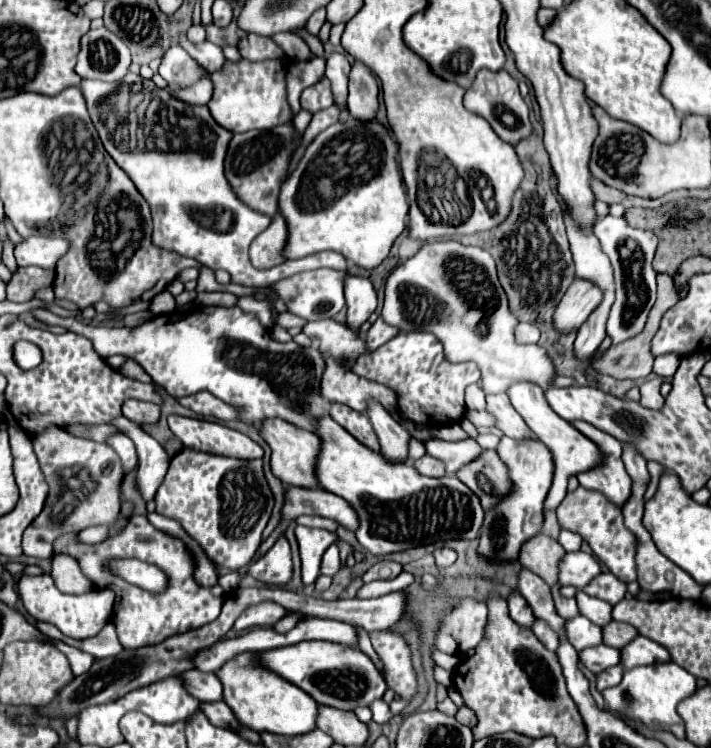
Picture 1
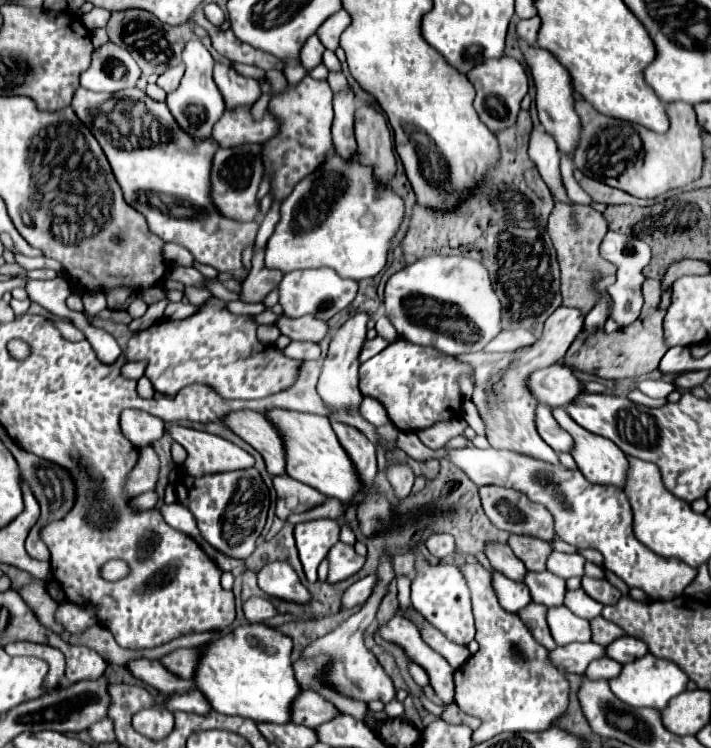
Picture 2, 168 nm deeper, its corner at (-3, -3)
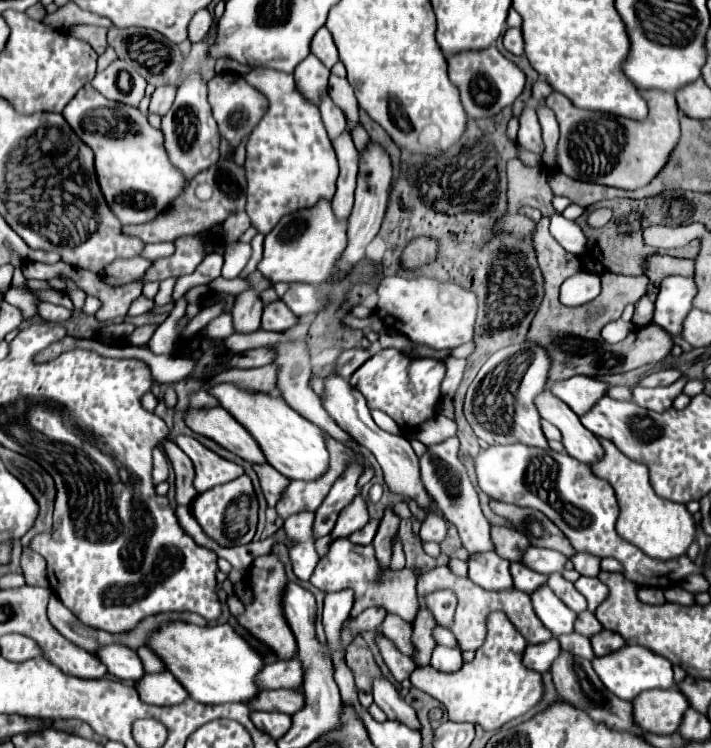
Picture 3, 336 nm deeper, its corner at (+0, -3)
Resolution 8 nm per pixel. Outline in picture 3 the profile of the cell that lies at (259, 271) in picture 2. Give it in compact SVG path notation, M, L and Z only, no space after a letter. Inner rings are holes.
M260 272L250 274L248 282L252 284L252 288L238 294L236 304L232 308L234 332L238 332L238 334L250 334L250 332L256 332L260 328L260 316L262 316L262 306L264 304L258 298L258 294L272 286L266 278L262 278Z

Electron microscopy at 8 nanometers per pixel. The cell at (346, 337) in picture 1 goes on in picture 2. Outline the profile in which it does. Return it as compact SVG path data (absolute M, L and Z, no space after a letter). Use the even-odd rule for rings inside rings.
M305 316L305 318L279 318L277 326L281 330L281 334L289 336L291 340L299 340L299 342L315 342L319 344L327 334L327 322L313 318L313 316Z

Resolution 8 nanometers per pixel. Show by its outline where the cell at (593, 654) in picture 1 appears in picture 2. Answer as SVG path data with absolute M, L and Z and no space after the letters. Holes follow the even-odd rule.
M595 642L557 646L557 650L551 652L551 660L561 672L575 672L575 674L585 674L587 666L593 660L599 660L605 656L607 656L605 646L599 646Z

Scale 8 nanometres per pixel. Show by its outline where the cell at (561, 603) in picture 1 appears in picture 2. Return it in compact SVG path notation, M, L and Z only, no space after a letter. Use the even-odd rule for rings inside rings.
M529 572L525 584L533 594L533 602L545 604L547 608L563 606L565 602L565 580L557 578L551 572Z

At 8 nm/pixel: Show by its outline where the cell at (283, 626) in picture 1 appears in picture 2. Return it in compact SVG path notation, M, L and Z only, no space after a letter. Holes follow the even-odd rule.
M263 624L239 626L205 650L197 670L197 682L201 682L201 692L221 714L249 718L257 724L289 724L293 722L293 700L301 694L301 684L295 678L289 656L291 638L287 634Z

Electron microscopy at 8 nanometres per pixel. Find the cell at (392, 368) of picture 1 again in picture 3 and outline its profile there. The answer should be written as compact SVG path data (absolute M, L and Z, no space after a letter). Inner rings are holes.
M394 348L380 350L366 360L350 378L350 386L364 394L370 410L386 412L402 430L416 428L436 414L440 402L440 384L444 380L444 364L436 358L410 360Z

